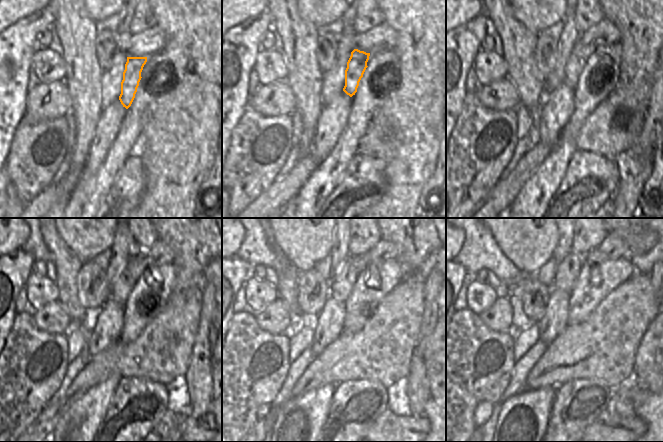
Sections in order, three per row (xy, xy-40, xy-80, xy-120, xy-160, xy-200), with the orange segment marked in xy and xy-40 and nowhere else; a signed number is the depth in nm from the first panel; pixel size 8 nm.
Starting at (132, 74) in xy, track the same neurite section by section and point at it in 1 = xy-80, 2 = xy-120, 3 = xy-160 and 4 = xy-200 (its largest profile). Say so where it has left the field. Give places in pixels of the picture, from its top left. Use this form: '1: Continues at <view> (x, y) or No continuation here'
1: Continues at xy-80 (581, 52)
2: Continues at xy-120 (136, 265)
3: Continues at xy-160 (355, 264)
4: Continues at xy-200 (571, 265)

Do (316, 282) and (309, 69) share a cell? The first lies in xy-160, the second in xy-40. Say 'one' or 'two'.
two

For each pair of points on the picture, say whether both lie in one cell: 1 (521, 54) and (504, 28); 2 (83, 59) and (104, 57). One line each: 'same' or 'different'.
1: same
2: different

